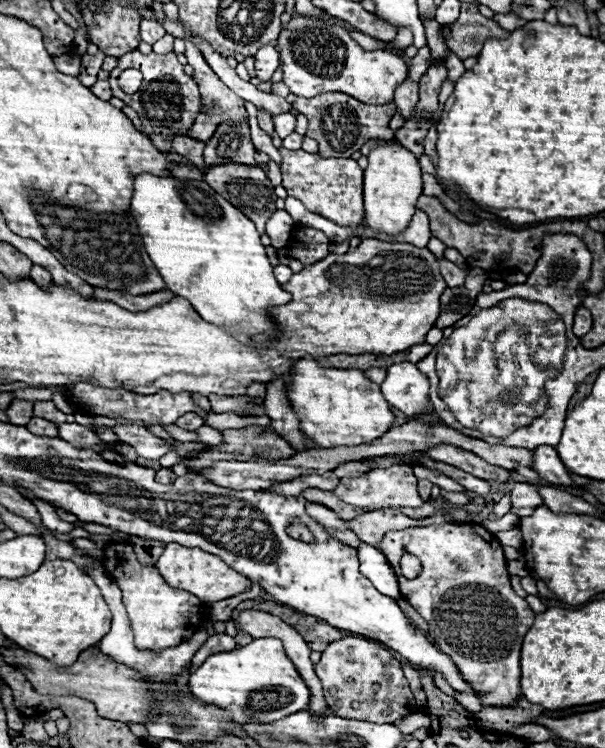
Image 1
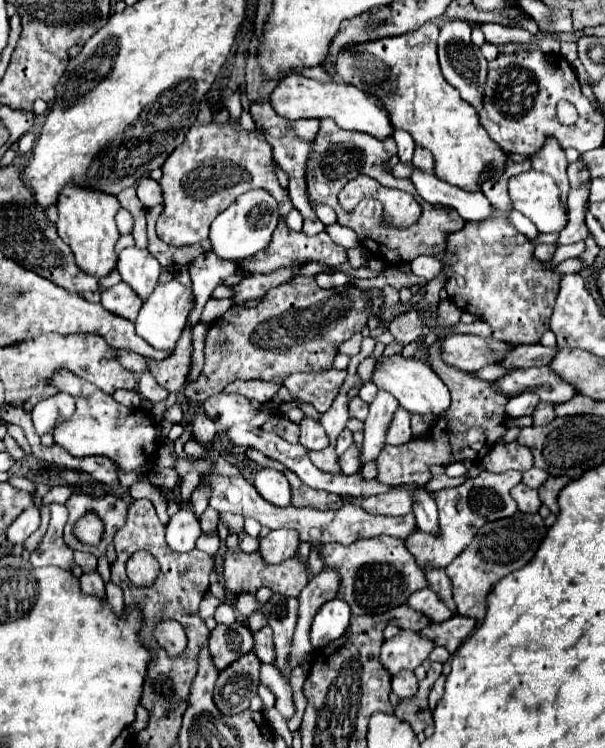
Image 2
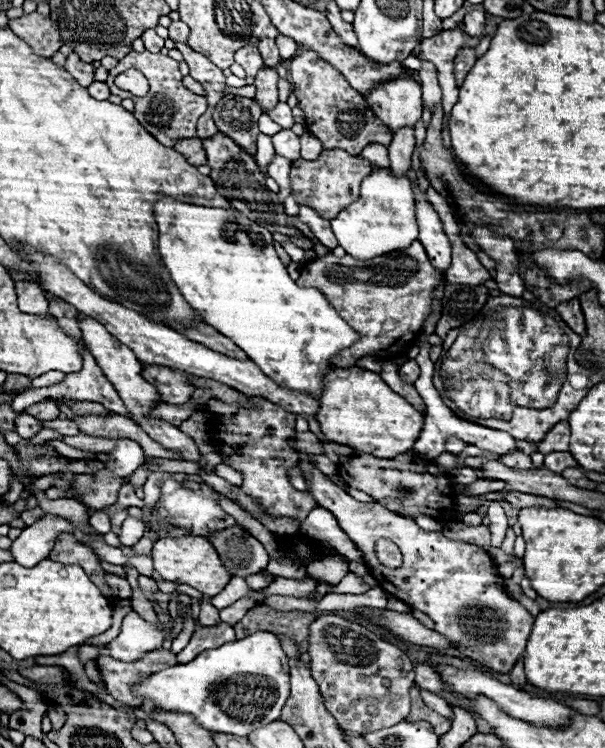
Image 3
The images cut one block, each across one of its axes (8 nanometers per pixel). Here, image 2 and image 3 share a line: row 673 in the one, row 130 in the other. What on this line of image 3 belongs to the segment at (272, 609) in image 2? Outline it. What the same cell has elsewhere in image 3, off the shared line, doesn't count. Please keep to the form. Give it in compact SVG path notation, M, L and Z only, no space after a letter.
M280 130L272 136L274 148L278 156L284 156L288 160L300 158L300 138L292 130Z

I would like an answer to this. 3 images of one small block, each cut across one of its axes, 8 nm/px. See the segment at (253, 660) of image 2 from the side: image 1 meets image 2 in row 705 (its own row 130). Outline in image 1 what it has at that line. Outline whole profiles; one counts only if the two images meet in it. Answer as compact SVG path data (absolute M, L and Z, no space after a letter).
M222 122L218 124L214 136L206 142L204 160L206 166L214 164L248 164L254 166L256 148L250 142L248 122Z

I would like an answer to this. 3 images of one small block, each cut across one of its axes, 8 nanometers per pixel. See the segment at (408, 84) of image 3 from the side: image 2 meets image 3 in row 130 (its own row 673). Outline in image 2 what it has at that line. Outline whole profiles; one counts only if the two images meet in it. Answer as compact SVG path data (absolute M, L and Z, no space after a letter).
M400 630L394 638L382 644L380 660L390 674L396 674L400 670L414 670L428 658L432 648L434 642L418 636L418 632Z

